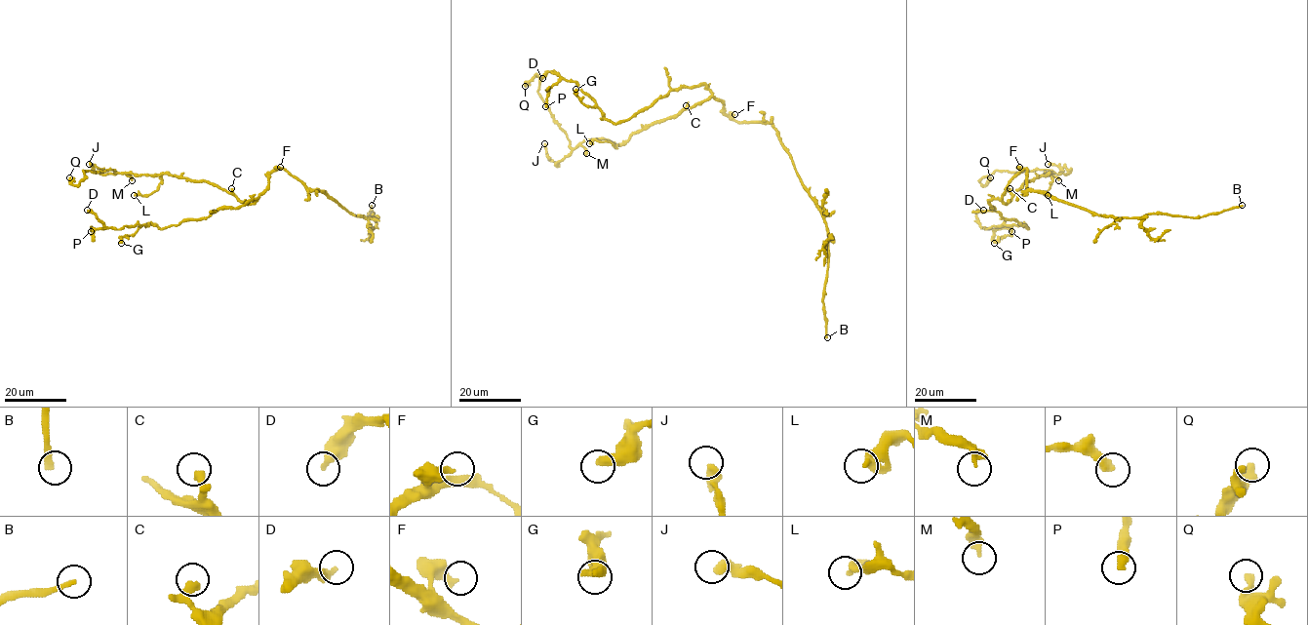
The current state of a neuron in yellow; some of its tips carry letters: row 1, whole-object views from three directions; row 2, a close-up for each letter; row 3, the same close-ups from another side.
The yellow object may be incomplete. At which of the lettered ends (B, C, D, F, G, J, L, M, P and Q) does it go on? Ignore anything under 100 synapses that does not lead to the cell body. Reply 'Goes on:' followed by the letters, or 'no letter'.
Goes on: B

